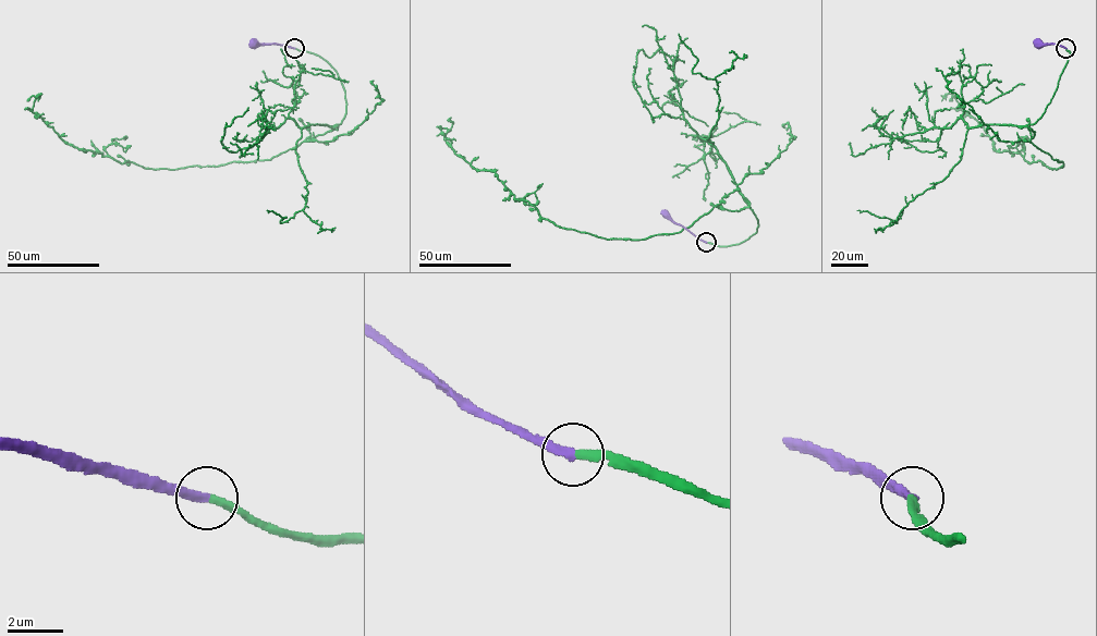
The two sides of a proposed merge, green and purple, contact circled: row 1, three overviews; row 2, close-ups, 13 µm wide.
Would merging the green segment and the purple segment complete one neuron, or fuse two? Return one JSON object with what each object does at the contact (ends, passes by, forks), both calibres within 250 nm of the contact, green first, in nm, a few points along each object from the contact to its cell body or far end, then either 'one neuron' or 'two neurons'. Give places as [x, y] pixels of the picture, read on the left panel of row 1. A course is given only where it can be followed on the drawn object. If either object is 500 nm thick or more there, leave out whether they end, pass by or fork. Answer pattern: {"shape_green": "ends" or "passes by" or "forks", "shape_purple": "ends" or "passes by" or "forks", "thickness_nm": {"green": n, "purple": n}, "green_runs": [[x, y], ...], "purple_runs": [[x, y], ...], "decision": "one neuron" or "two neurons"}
{"shape_green": "ends", "shape_purple": "ends", "thickness_nm": {"green": 320, "purple": 320}, "green_runs": [[295, 48], [337, 73], [345, 115], [269, 159], [122, 163], [66, 144], [32, 111], [38, 100]], "purple_runs": [[294, 48], [255, 44]], "decision": "one neuron"}

